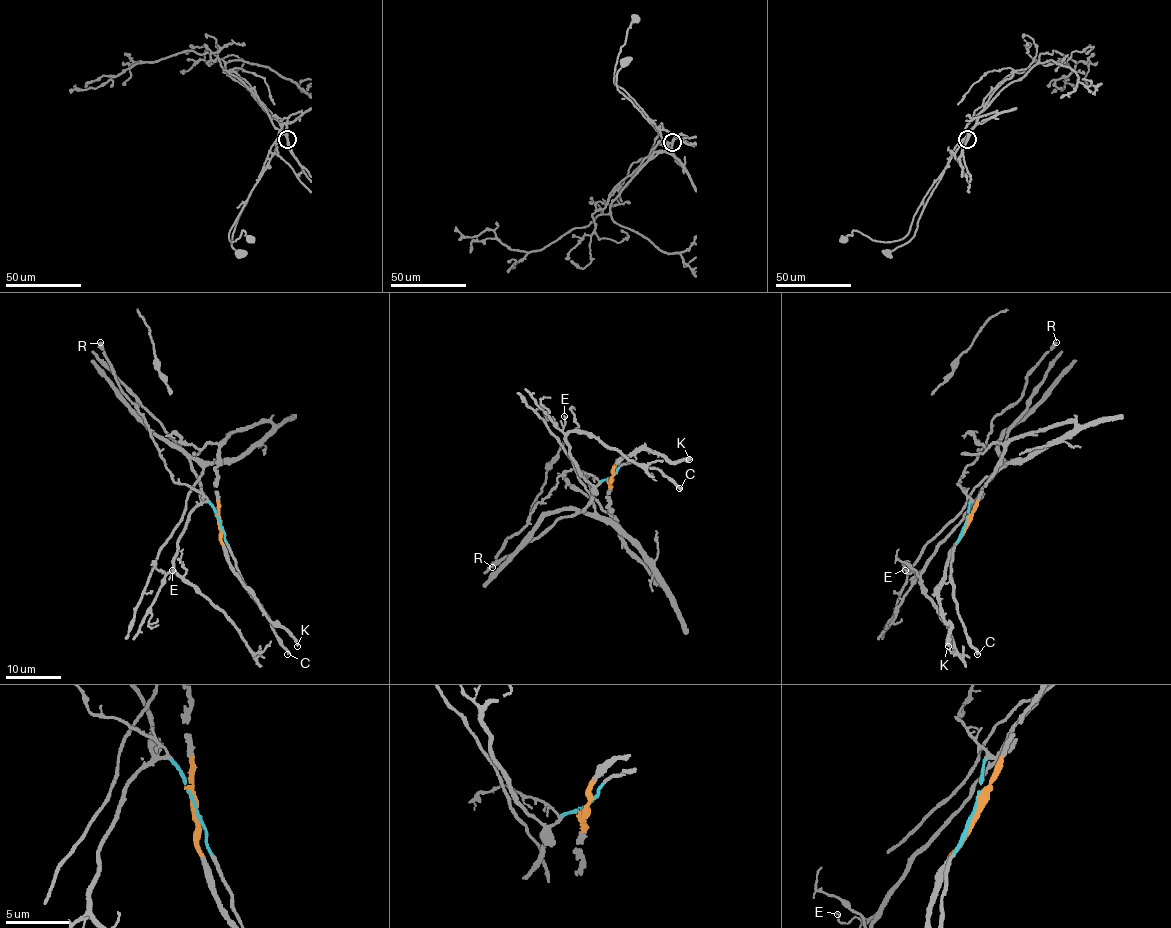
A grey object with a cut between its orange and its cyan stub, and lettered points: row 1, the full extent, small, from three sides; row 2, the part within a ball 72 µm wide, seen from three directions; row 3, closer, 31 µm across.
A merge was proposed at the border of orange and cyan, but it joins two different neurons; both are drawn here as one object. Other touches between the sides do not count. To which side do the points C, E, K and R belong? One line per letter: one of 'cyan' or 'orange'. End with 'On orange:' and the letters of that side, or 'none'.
C: cyan
E: cyan
K: orange
R: cyan
On orange: K

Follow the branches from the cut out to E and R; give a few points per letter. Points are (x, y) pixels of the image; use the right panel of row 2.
E: (966, 523), (968, 507), (975, 502), (920, 571), (908, 573), (905, 569)
R: (966, 523), (970, 500), (958, 484), (962, 472), (984, 445), (993, 419), (1022, 395), (1027, 373), (1057, 342)

